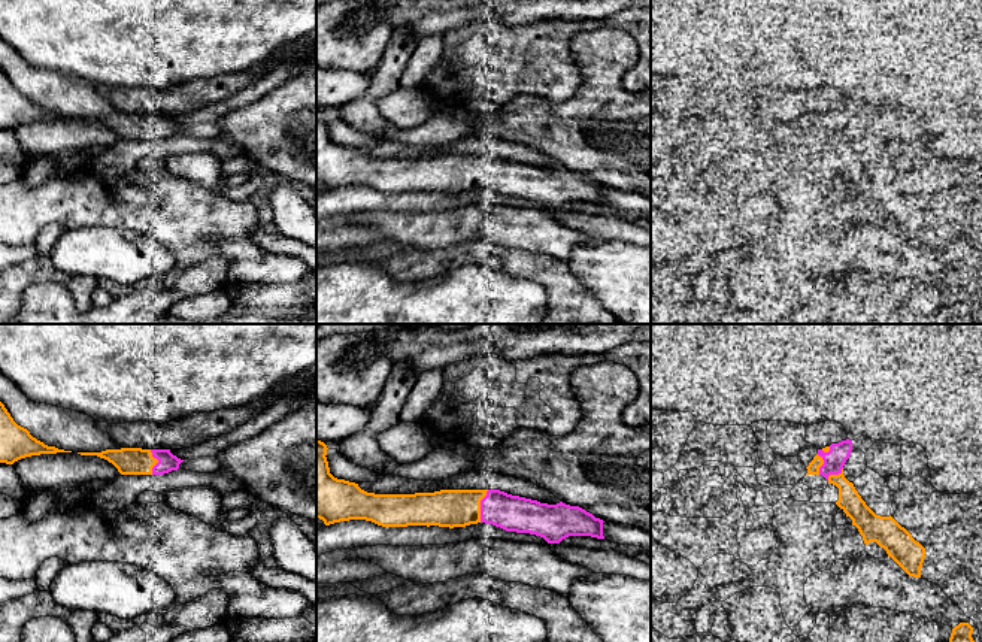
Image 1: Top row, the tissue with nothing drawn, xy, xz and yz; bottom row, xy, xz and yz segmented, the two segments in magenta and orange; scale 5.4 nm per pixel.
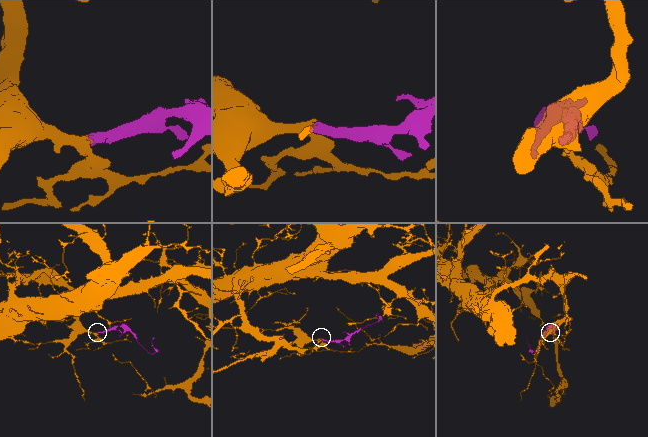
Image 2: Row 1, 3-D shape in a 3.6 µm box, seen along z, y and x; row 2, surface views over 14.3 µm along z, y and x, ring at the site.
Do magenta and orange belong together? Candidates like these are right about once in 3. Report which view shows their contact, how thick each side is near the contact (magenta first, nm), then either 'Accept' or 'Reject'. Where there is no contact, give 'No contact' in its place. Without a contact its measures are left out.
Touches magenta in xz. Thickness 190 nm (magenta) against 200 nm. Accept

